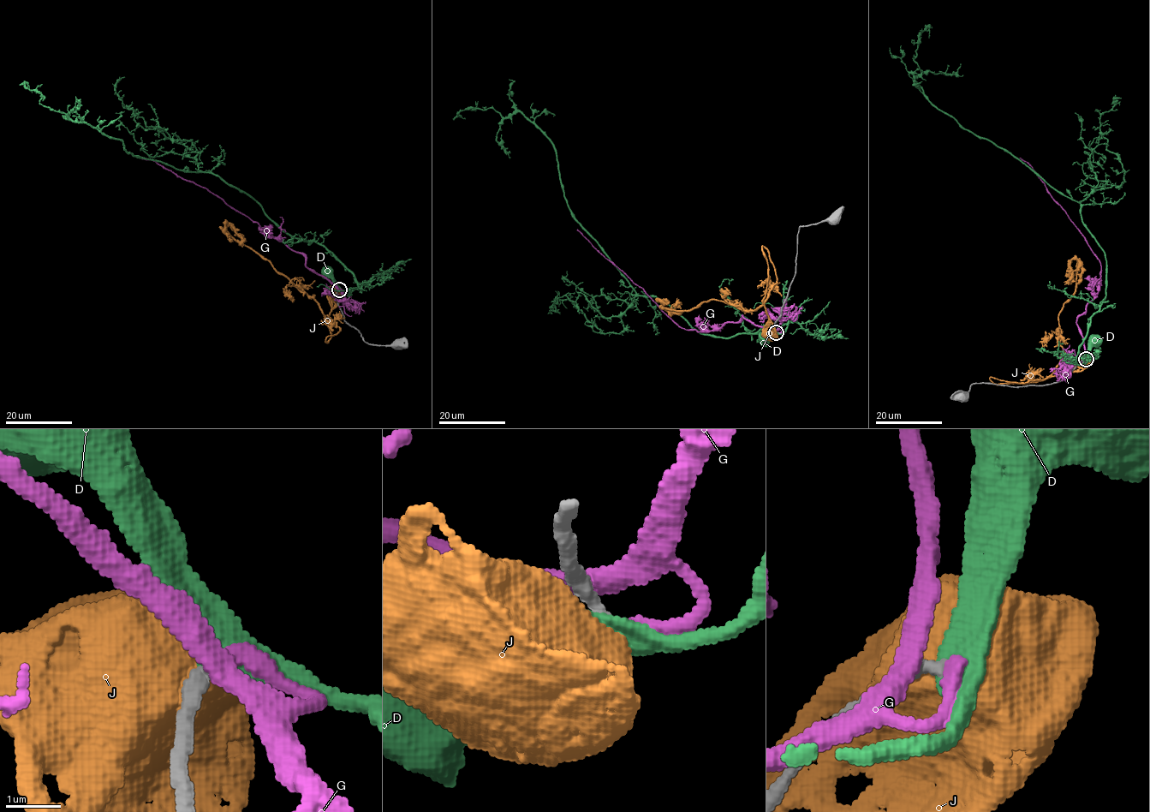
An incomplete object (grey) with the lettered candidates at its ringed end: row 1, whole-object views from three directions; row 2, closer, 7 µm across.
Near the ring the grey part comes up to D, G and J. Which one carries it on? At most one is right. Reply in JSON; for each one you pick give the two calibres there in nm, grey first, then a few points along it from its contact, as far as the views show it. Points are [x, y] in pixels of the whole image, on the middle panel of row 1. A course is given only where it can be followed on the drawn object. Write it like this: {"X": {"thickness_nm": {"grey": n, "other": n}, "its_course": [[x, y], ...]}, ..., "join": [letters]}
{"G": {"thickness_nm": {"grey": 280, "other": 380}, "its_course": [[775, 331], [751, 324], [741, 315], [738, 321], [711, 330], [681, 328], [576, 229]]}, "join": ["G"]}

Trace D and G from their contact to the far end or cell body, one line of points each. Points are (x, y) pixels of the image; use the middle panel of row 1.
D: (776, 332), (765, 336)
G: (775, 331), (751, 324), (741, 315), (738, 321), (711, 330), (681, 328), (576, 229)

